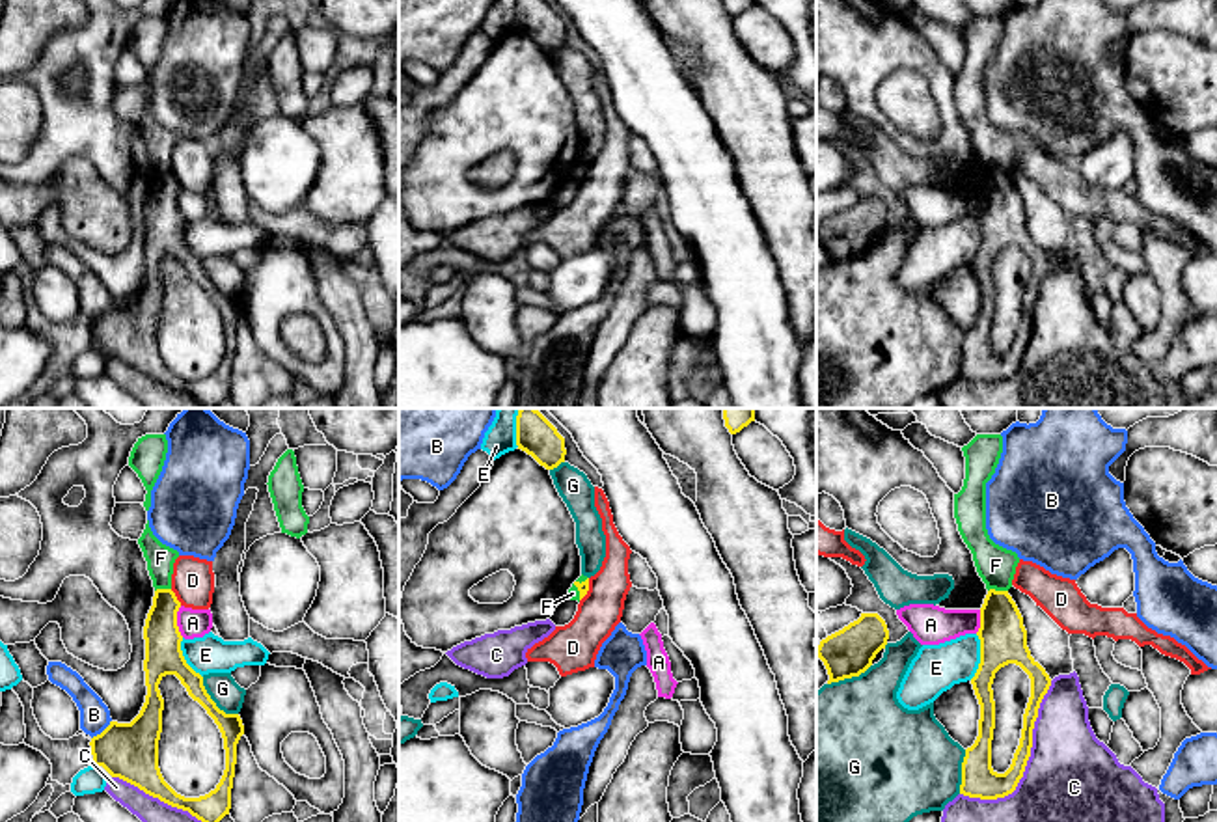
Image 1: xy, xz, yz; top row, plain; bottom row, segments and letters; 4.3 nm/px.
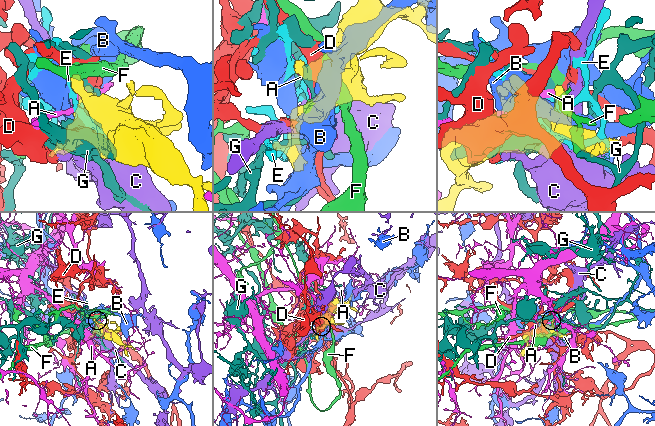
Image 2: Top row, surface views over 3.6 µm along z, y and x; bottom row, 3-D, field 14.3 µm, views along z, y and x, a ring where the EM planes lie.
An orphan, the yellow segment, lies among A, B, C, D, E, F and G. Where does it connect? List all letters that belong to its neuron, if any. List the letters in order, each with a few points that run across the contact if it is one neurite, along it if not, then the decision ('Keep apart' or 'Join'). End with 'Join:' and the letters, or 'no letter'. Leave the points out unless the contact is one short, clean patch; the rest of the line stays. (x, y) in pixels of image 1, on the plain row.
A: Keep apart
B: Keep apart
C: Keep apart
D: Join
E: Keep apart
F: Line: yz (1007, 172), (988, 174). Keep apart
G: Keep apart
Join: D

